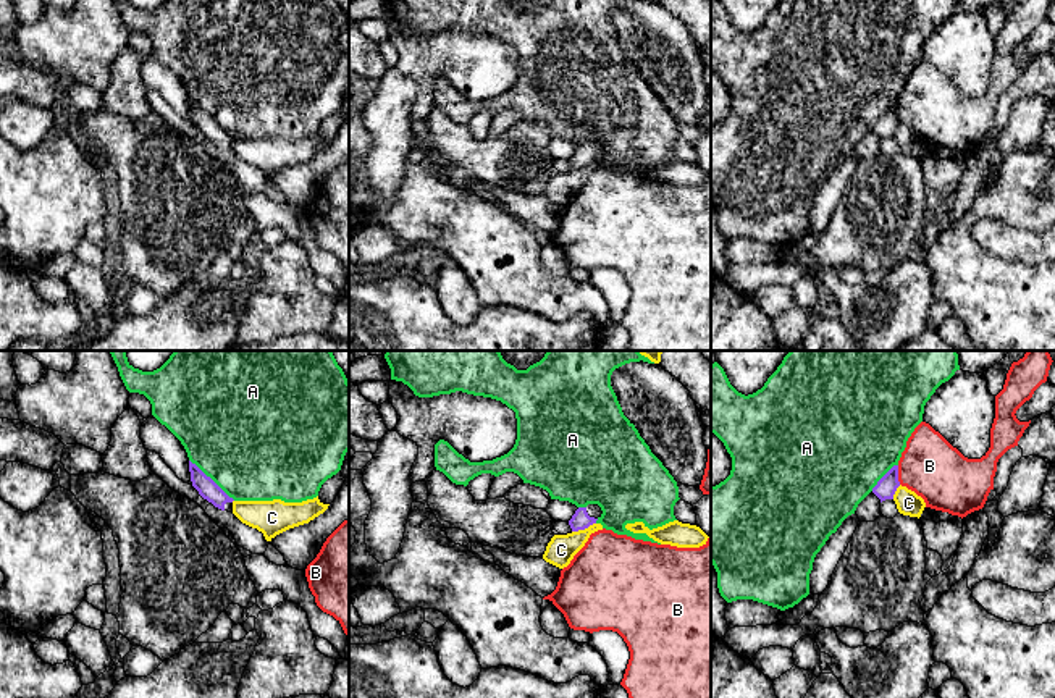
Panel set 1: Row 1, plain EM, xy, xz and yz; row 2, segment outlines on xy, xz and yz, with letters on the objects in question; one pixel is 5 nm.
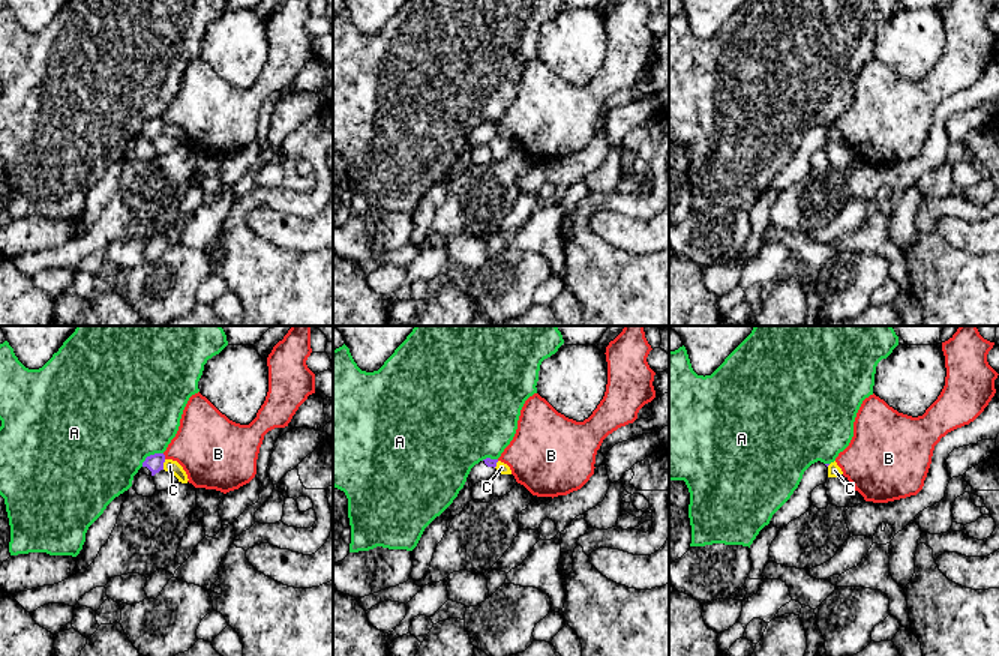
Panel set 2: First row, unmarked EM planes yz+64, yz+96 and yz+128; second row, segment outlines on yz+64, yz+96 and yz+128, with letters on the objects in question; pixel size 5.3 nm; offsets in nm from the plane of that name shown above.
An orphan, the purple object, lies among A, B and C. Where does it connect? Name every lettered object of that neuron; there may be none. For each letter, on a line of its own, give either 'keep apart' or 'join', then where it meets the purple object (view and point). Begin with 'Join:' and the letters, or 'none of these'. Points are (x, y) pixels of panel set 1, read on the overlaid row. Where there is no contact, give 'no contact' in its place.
Join: none of these
A: keep apart; meets purple in xy at (210, 479)
B: keep apart; meets purple in yz at (897, 475)
C: keep apart; meets purple in xz at (584, 529)

